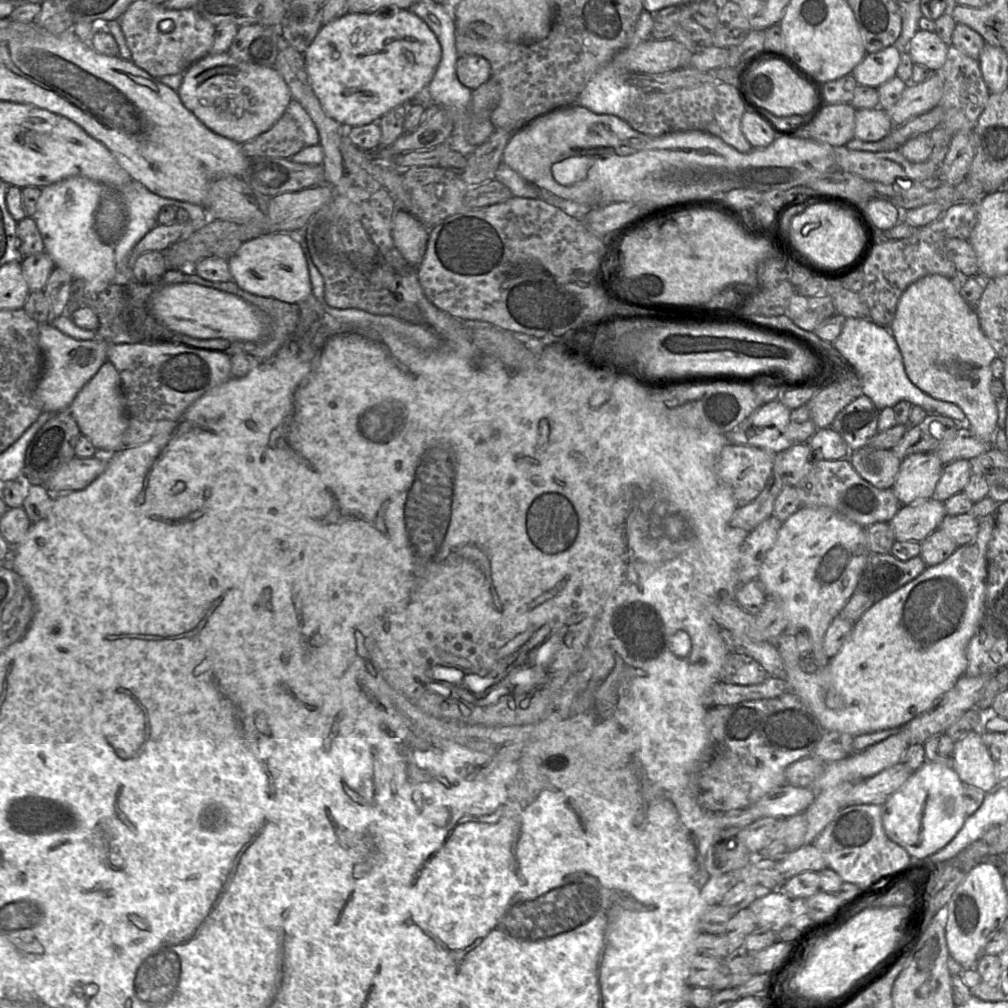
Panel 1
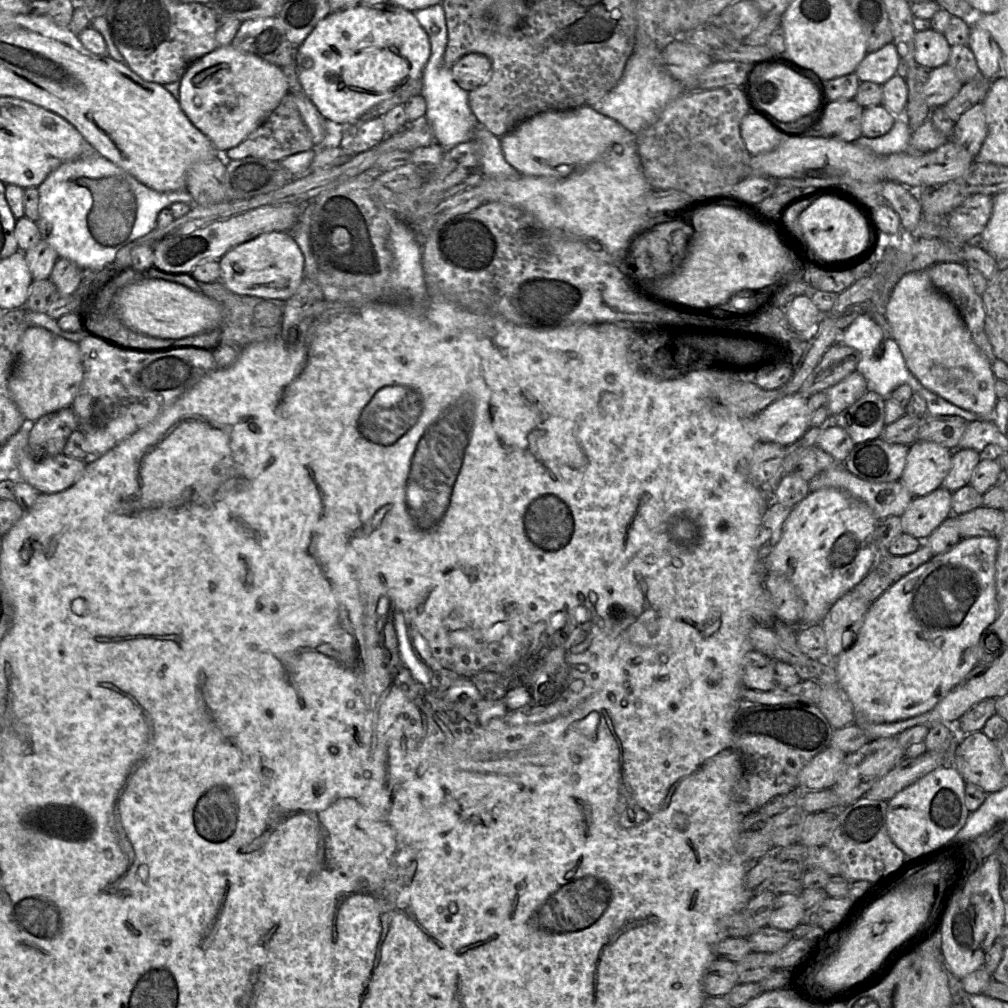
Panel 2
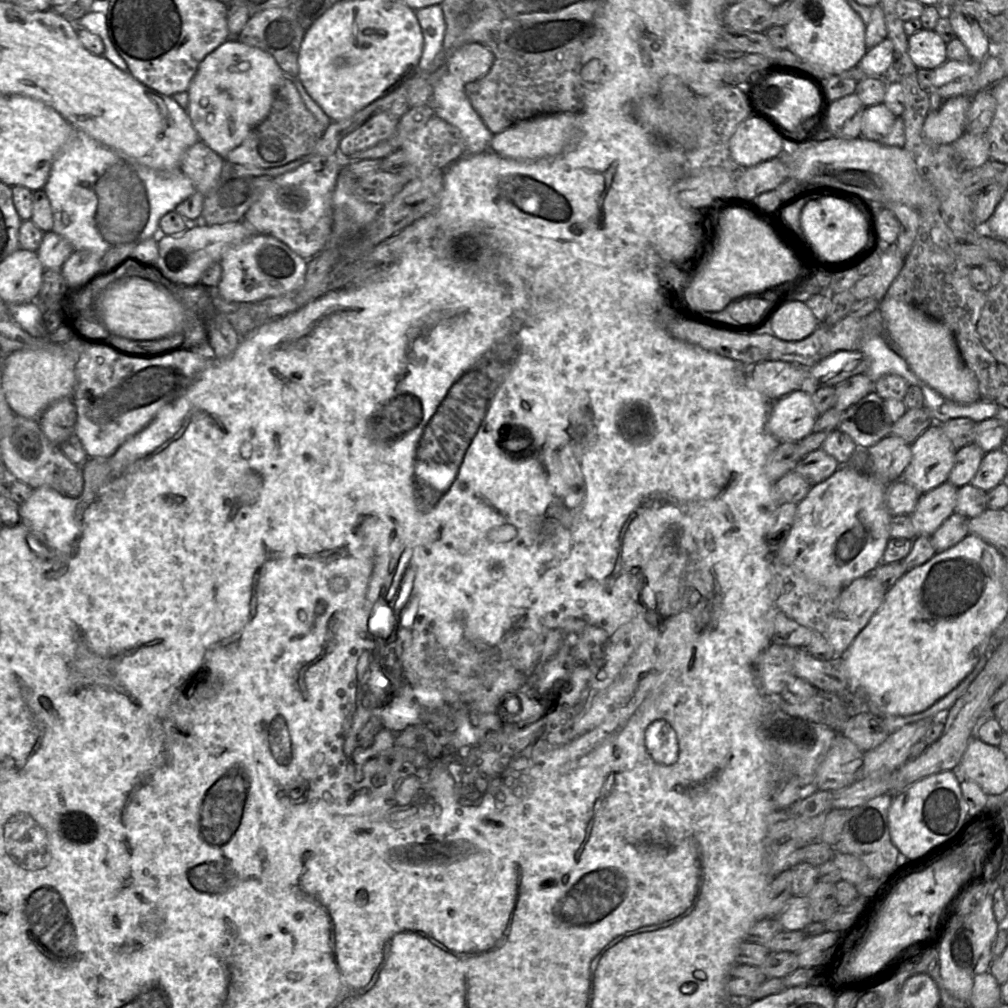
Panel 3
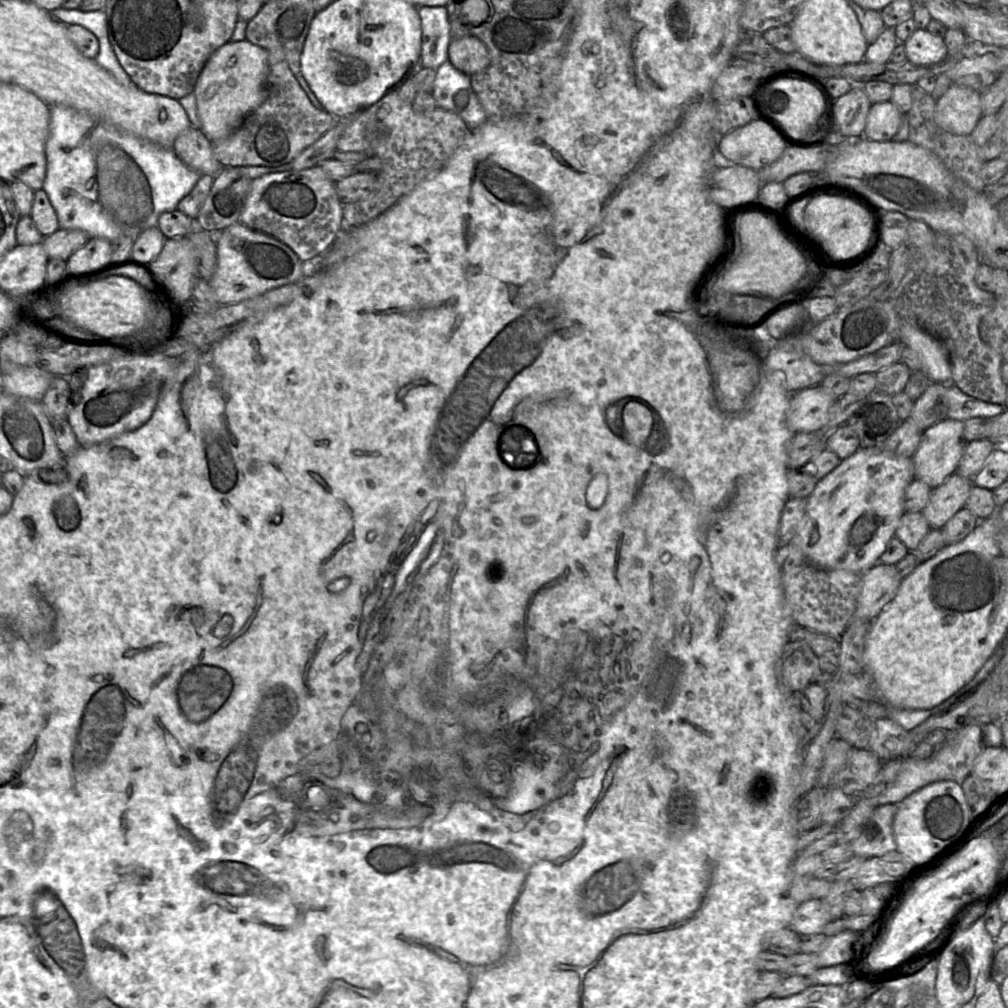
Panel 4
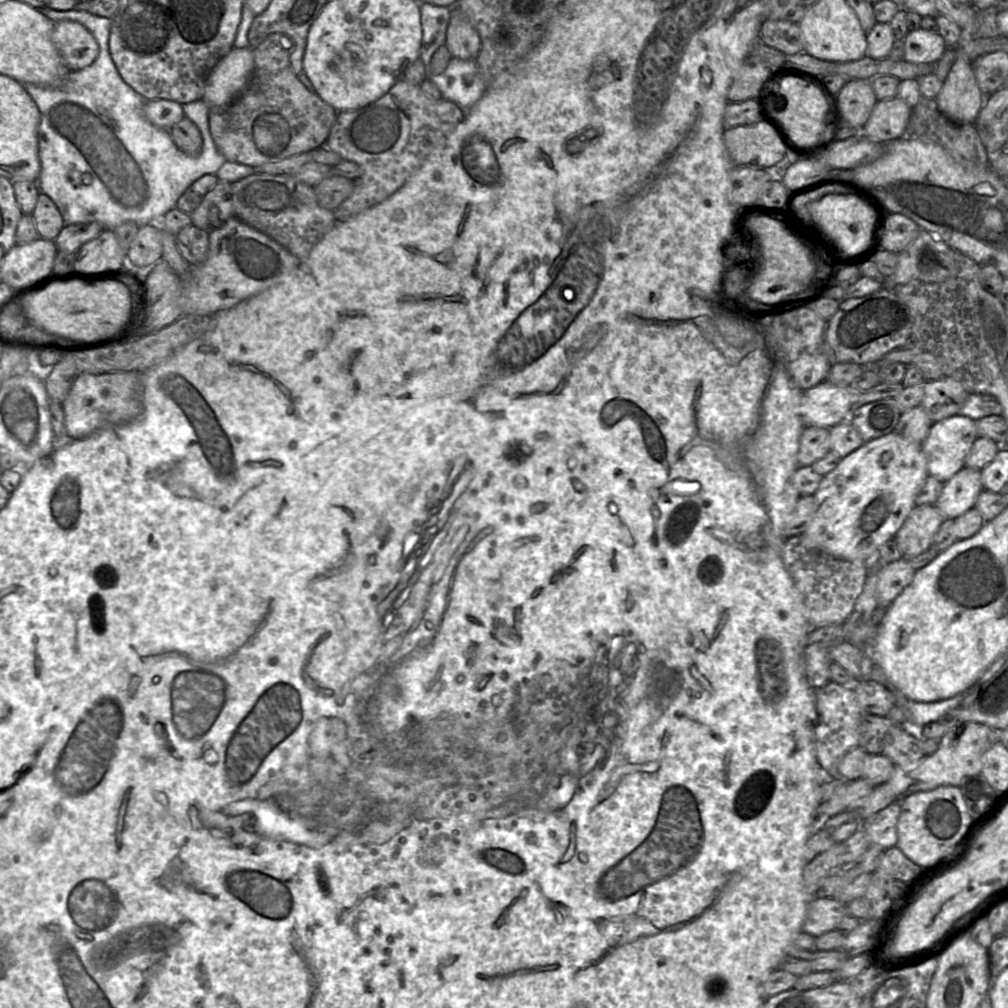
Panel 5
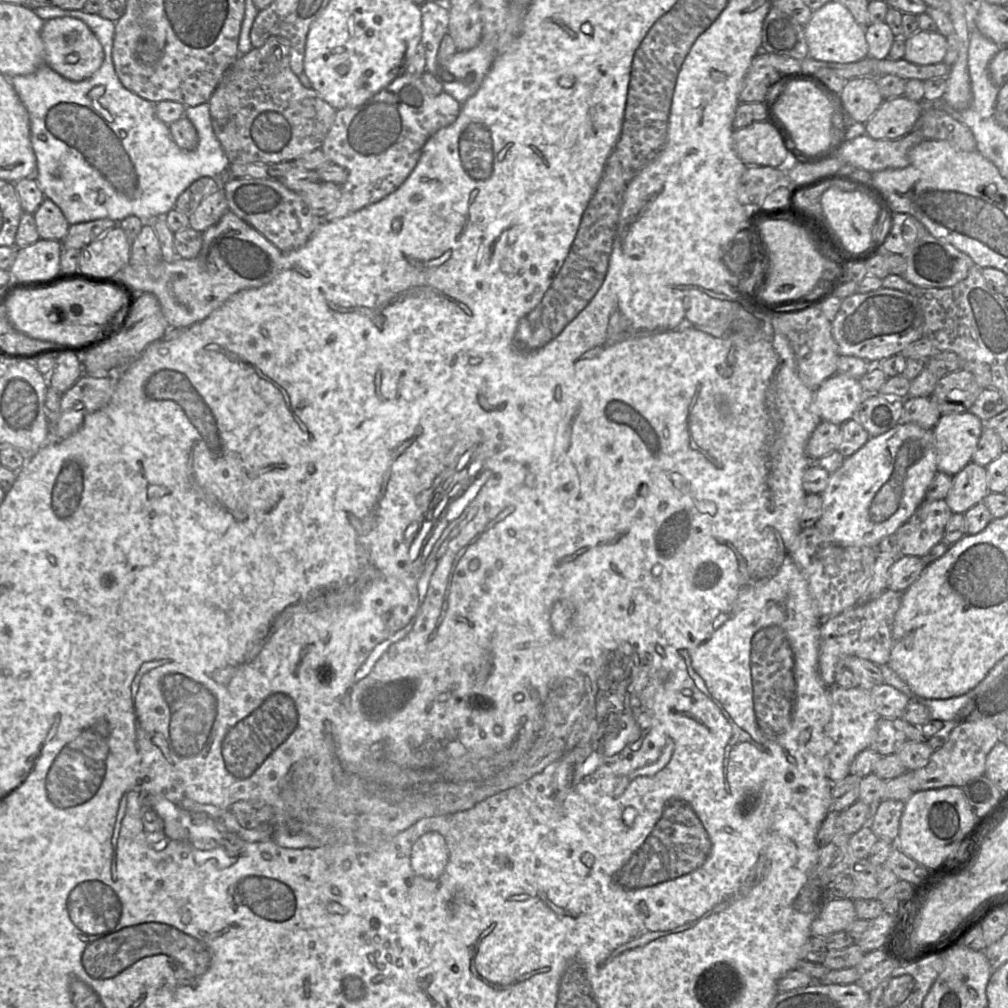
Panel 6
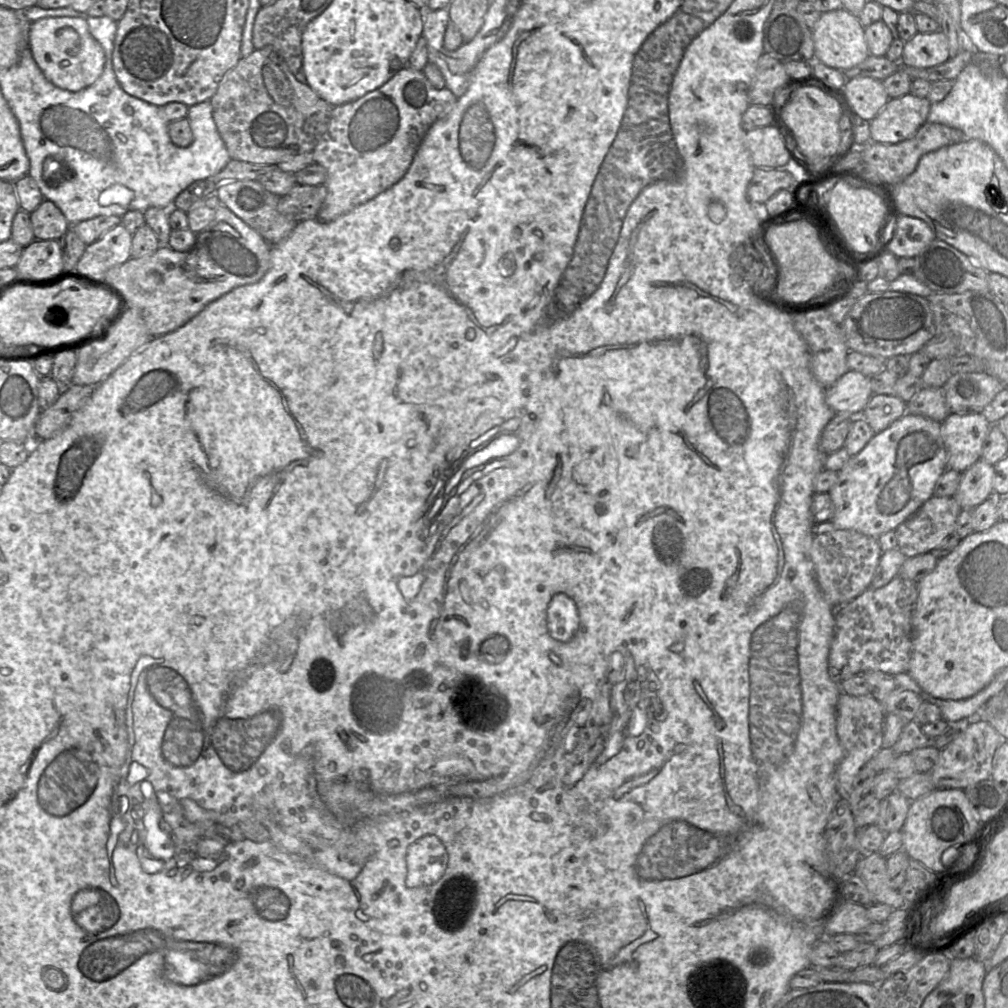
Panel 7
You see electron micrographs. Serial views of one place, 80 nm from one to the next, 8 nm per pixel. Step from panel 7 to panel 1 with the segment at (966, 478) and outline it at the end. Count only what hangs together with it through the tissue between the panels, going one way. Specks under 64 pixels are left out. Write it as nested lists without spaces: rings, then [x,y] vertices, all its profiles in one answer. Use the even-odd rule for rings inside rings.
[[[928,498],[902,505],[889,523],[896,541],[922,542],[939,528],[946,515],[944,502]]]

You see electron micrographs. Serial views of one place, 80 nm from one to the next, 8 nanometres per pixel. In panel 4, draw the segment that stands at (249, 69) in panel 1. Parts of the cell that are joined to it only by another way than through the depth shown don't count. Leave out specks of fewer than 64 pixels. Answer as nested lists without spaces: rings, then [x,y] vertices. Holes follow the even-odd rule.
[[[230,40],[212,53],[192,92],[196,99],[200,130],[211,143],[228,137],[264,102],[268,70],[267,51],[247,40]]]

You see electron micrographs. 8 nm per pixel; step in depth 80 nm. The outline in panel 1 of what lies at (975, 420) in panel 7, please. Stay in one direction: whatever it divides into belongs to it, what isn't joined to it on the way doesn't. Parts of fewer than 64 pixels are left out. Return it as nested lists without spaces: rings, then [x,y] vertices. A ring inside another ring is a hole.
[[[935,452],[905,457],[892,486],[899,502],[904,506],[931,498],[944,466]]]

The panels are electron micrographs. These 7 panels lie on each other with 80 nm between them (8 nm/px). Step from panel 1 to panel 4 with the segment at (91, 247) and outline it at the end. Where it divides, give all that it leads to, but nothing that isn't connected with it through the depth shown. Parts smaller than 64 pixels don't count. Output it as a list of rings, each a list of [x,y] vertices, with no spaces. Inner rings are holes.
[[[64,105],[50,106],[45,155],[46,177],[42,190],[56,211],[59,229],[83,230],[91,238],[105,238],[112,243],[121,236],[136,240],[146,229],[156,227],[160,215],[175,210],[201,177],[185,165],[173,149],[139,138],[85,111]]]

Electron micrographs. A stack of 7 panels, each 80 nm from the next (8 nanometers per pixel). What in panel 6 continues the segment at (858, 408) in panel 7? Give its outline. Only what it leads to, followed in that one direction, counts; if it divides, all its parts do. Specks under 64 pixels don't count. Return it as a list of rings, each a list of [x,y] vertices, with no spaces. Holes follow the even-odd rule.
[[[837,373],[814,390],[812,409],[821,421],[842,425],[854,418],[865,396],[858,379]]]

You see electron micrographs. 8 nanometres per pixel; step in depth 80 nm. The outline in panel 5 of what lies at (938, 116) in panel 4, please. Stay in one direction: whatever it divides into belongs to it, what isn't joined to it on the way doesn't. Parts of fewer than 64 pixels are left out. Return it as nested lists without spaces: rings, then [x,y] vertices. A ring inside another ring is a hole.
[[[957,55],[935,98],[939,111],[956,124],[975,124],[984,105],[971,63],[968,57]]]

